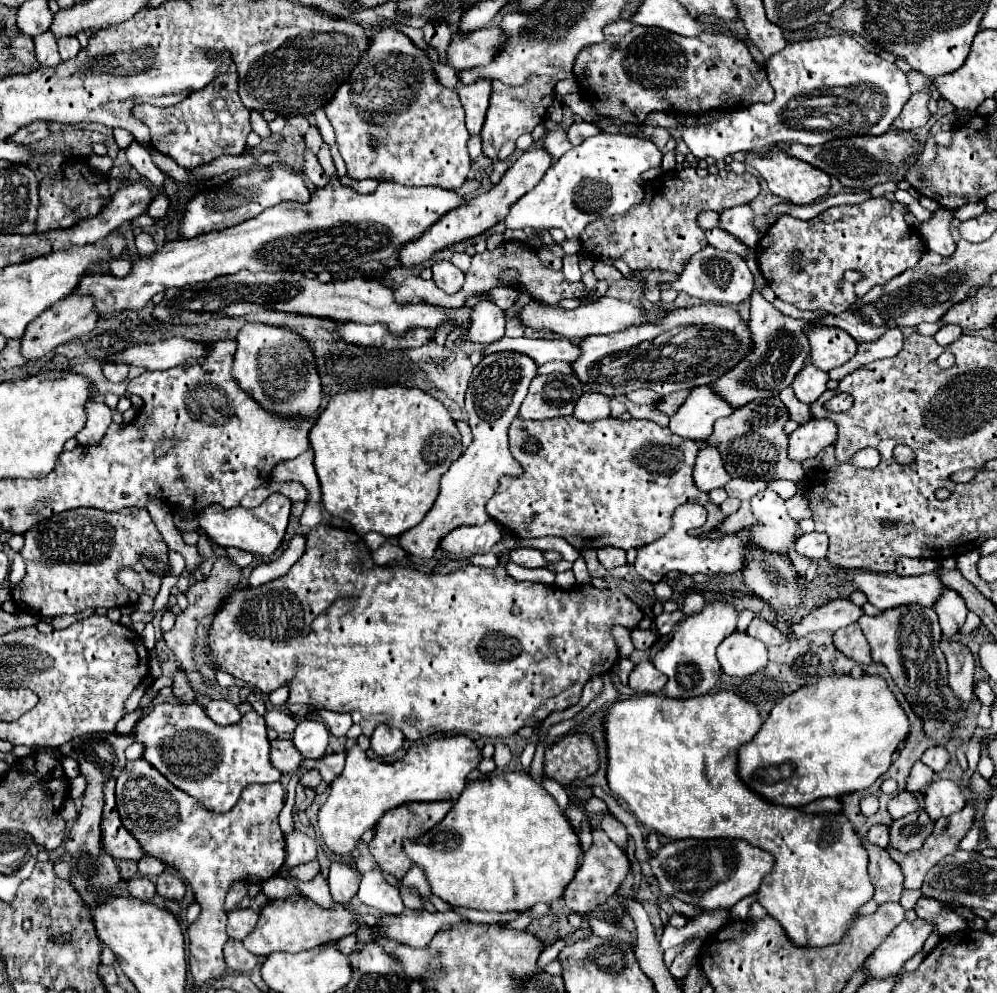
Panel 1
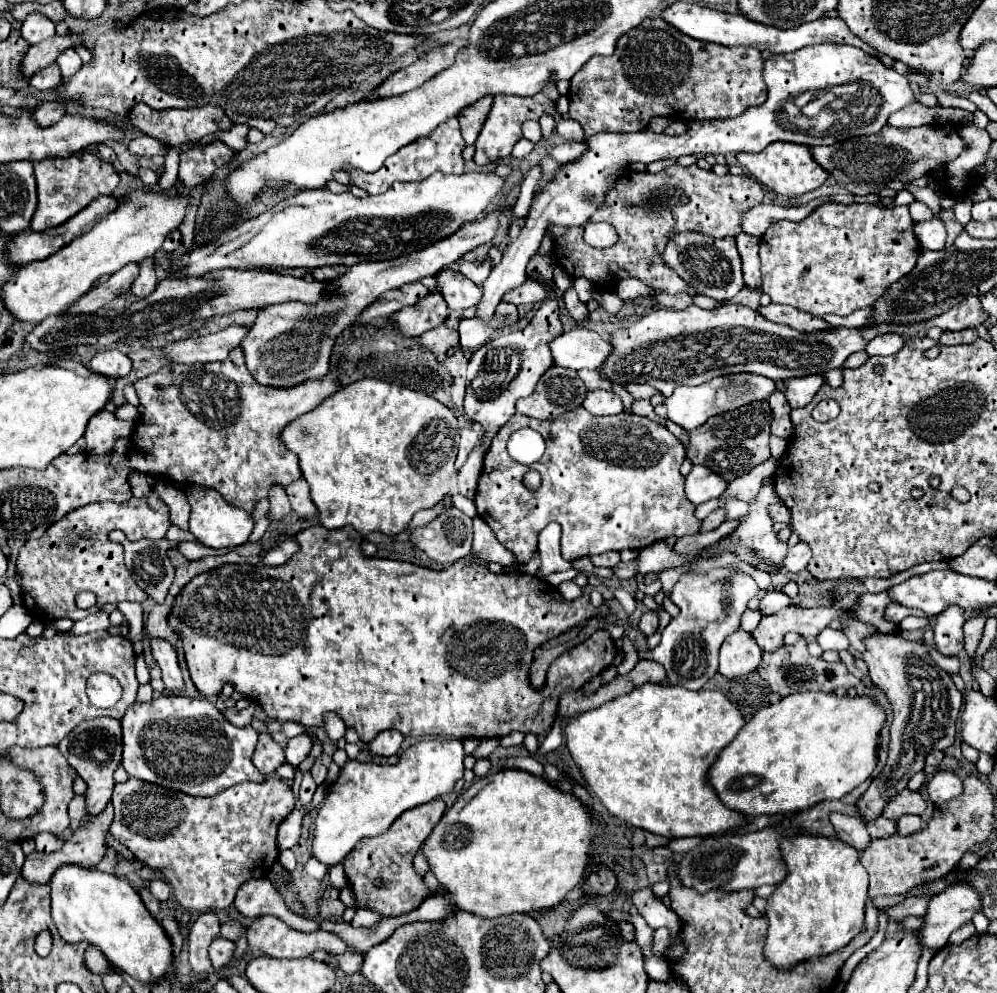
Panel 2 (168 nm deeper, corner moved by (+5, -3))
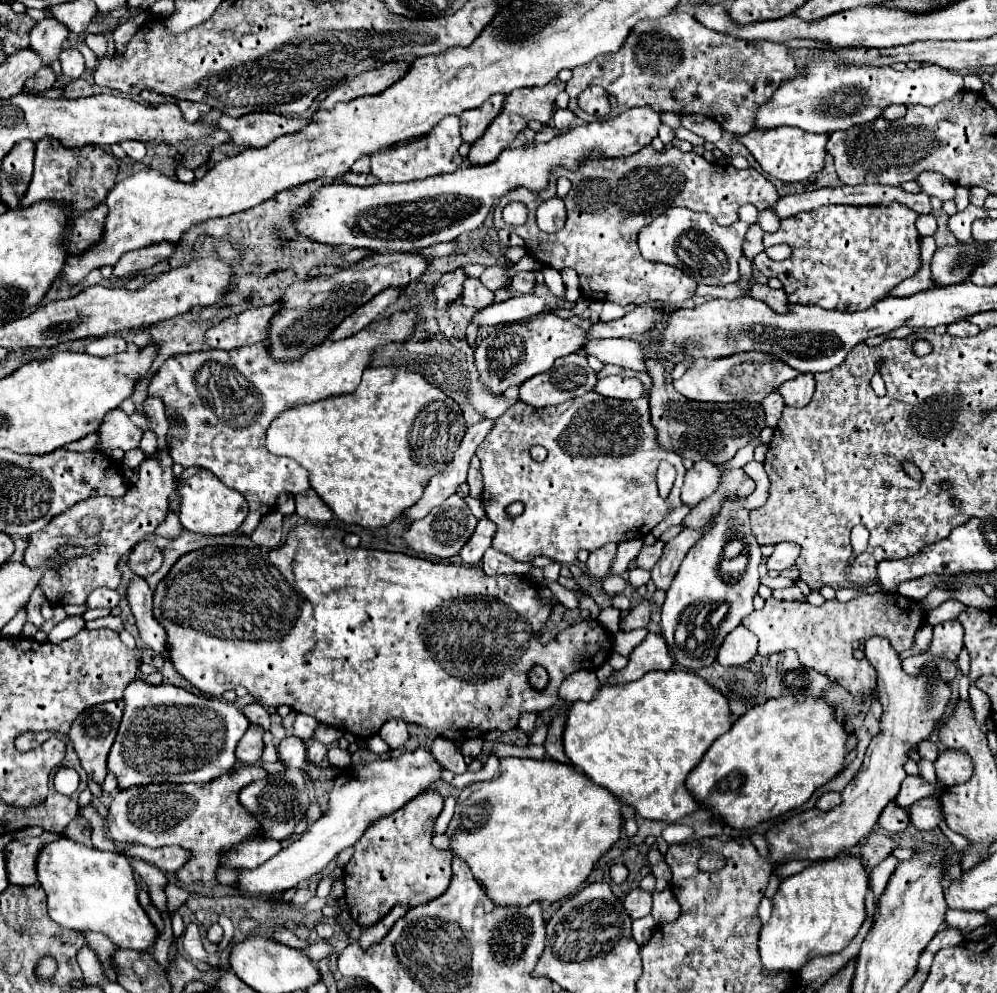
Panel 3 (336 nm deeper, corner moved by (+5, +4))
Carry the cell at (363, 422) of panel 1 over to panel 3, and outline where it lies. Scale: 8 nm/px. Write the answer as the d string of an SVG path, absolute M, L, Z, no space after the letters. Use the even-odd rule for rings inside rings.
M367 367L355 393L281 413L267 431L267 445L273 455L291 457L309 471L313 491L331 507L339 521L377 529L401 517L407 507L421 499L429 479L453 459L465 429L459 405L421 373L405 367Z

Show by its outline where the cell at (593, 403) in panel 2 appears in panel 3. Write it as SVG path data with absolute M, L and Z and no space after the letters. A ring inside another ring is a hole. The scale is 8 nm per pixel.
M609 375L605 379L599 379L595 385L595 391L605 397L617 397L617 399L639 399L645 393L645 385L637 377L619 377Z

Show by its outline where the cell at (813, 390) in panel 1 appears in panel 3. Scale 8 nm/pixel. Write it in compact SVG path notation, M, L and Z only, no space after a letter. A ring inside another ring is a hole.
M801 373L799 377L785 381L777 391L787 407L805 407L815 393L815 379L811 373Z

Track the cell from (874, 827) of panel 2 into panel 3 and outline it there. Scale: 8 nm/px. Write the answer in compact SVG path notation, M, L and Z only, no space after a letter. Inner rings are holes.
M891 801L891 805L885 807L885 811L879 817L879 827L883 827L889 833L897 833L897 831L905 831L905 827L909 825L909 809L895 805L895 801Z

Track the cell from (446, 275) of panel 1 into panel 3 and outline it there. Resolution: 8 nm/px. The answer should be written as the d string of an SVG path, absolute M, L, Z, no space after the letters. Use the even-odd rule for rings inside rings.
M469 279L465 281L465 289L461 293L461 303L465 307L475 307L475 309L485 309L493 303L495 295L489 291L479 279Z

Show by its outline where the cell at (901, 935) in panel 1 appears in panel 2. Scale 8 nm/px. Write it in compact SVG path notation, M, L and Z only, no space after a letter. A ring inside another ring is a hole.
M955 884L945 892L933 896L923 918L923 926L917 930L921 946L929 950L939 950L947 944L949 934L971 922L975 912L979 912L981 896L973 892L967 884Z

